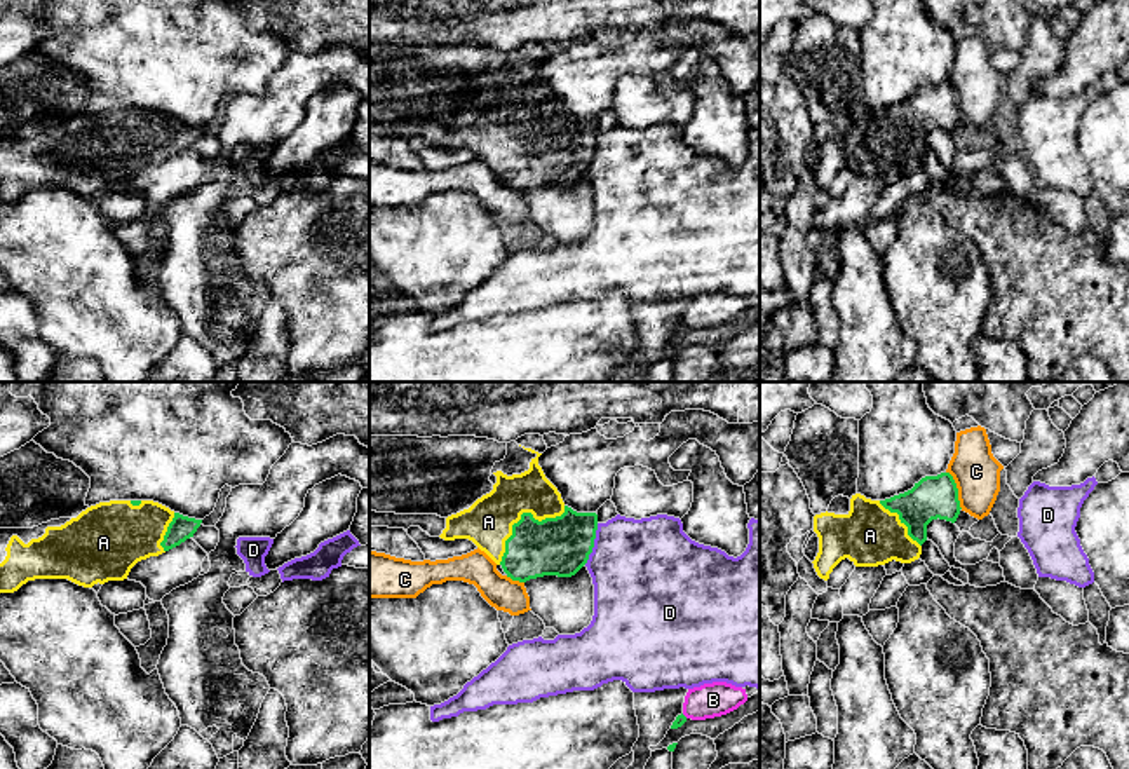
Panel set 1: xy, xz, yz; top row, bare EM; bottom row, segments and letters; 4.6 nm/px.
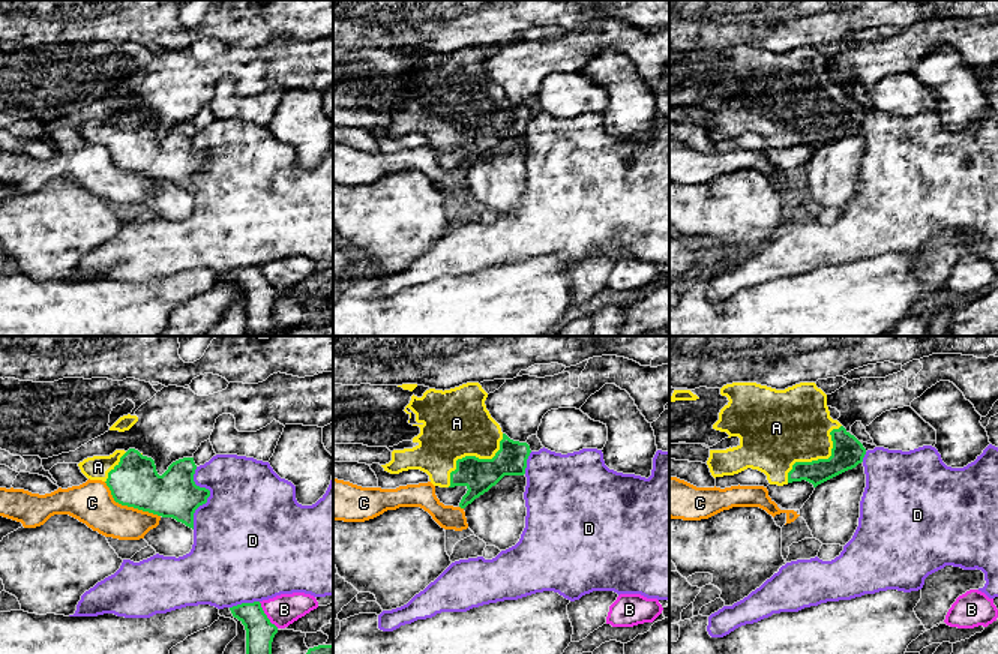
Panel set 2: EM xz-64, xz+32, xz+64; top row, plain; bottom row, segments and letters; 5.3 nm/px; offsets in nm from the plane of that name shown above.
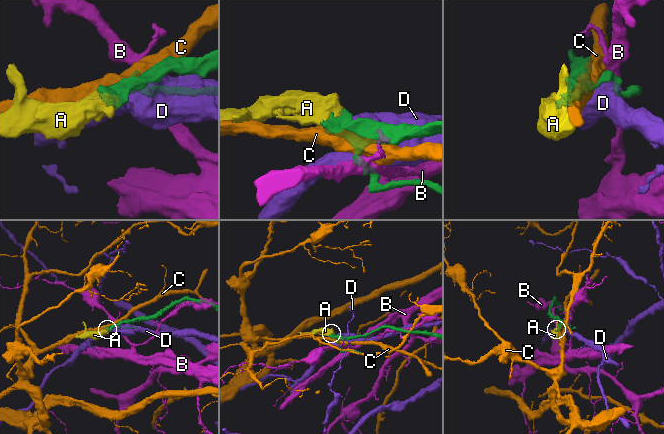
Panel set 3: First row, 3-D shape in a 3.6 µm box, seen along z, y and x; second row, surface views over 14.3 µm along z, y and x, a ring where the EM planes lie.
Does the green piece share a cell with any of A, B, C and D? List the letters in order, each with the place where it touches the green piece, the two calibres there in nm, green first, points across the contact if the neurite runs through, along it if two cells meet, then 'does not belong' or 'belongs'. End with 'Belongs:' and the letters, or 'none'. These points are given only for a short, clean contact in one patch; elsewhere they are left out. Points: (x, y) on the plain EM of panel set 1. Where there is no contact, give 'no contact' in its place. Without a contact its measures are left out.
A: contact xz (521, 126); calibres 280 and 220 nm; belongs
B: contact xz (683, 325); calibres 50 and 160 nm; does not belong
C: contact yz (957, 100); calibres 200 and 220 nm; does not belong
D: contact xz (593, 154); calibres 280 and 460 nm; does not belong
Belongs: A

